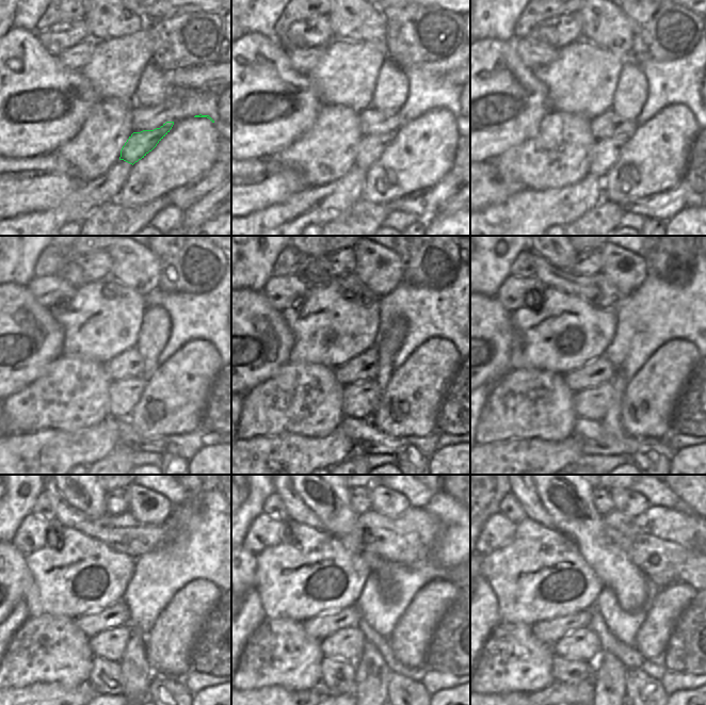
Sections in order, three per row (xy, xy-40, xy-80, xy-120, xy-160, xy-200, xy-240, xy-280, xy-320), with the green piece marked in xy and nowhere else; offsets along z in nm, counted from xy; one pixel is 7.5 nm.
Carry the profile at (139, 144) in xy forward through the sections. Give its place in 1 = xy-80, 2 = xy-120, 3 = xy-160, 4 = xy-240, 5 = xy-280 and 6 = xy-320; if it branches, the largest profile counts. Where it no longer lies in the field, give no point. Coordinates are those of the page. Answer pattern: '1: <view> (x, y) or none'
1: xy-80 (606, 151)
2: xy-120 (124, 395)
3: xy-160 (359, 400)
4: xy-240 (110, 644)
5: xy-280 (347, 644)
6: xy-320 (582, 644)

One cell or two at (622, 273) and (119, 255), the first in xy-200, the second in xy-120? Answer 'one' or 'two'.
one

